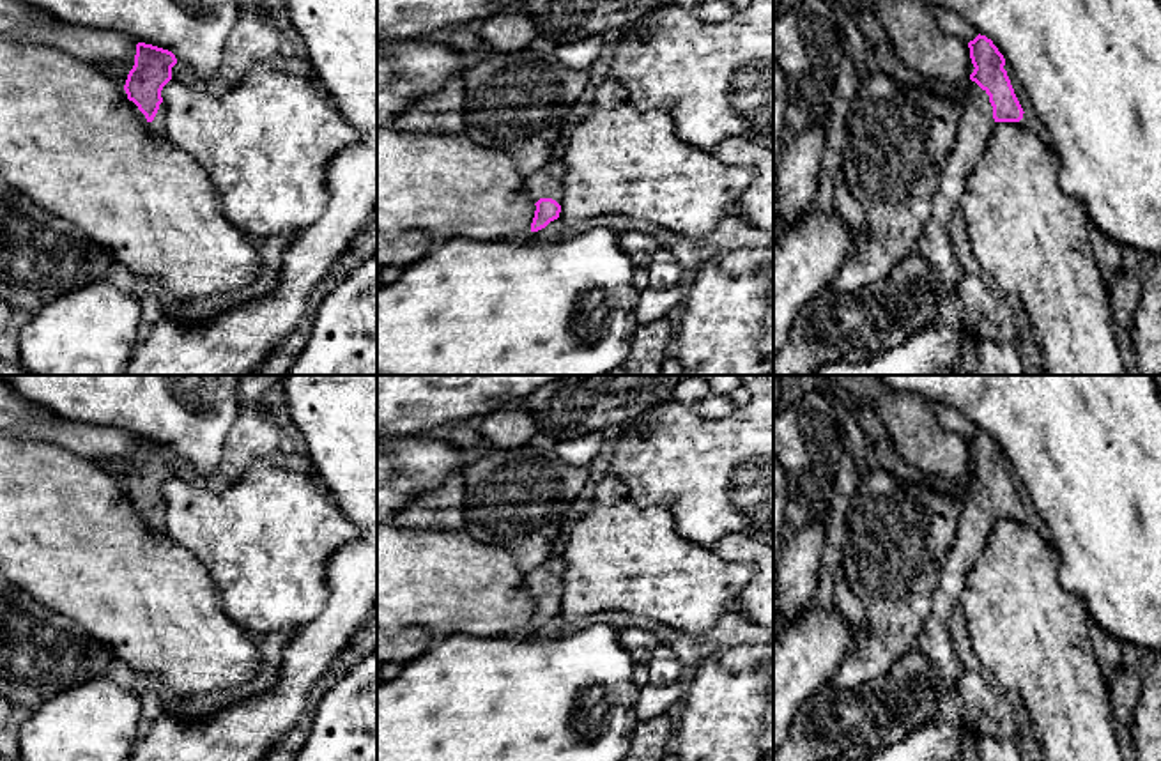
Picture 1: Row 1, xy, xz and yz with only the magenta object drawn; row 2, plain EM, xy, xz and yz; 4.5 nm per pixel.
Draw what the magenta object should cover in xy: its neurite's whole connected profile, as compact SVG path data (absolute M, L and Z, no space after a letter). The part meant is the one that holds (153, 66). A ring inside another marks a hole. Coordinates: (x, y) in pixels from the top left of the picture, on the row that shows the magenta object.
M138 42L135 65L127 74L124 90L136 119L152 136L161 136L166 127L166 108L161 90L172 80L177 58L172 51Z

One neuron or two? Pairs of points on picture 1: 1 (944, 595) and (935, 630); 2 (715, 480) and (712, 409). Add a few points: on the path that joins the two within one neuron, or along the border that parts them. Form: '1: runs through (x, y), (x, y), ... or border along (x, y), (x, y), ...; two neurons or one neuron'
1: runs through (944, 604), (938, 622); one neuron
2: border along (735, 409), (714, 418), (701, 418), (689, 411); two neurons

